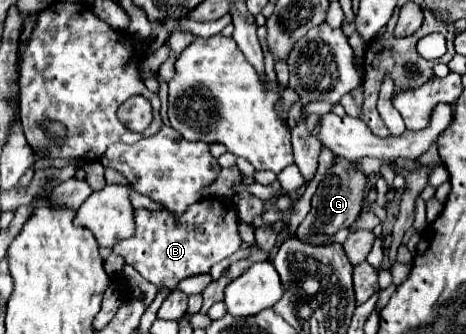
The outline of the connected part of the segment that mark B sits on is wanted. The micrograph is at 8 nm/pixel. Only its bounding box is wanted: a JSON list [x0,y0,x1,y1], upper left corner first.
[113,198,241,290]

